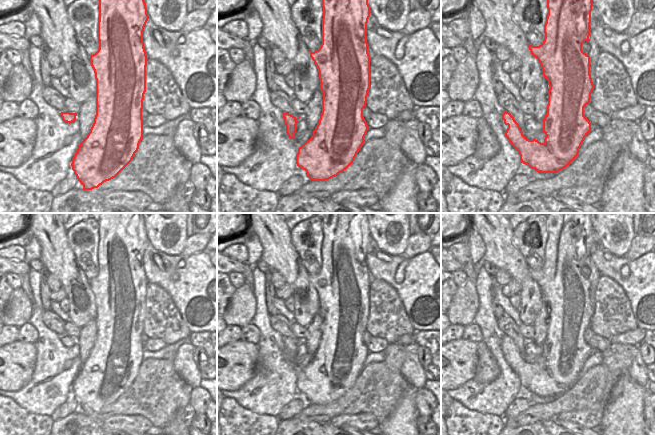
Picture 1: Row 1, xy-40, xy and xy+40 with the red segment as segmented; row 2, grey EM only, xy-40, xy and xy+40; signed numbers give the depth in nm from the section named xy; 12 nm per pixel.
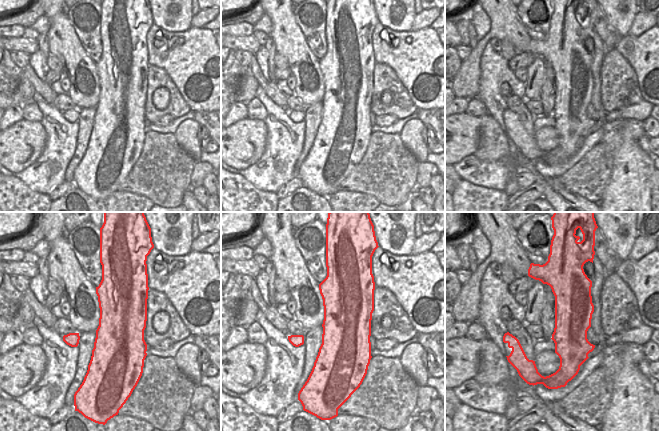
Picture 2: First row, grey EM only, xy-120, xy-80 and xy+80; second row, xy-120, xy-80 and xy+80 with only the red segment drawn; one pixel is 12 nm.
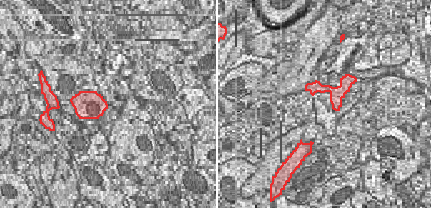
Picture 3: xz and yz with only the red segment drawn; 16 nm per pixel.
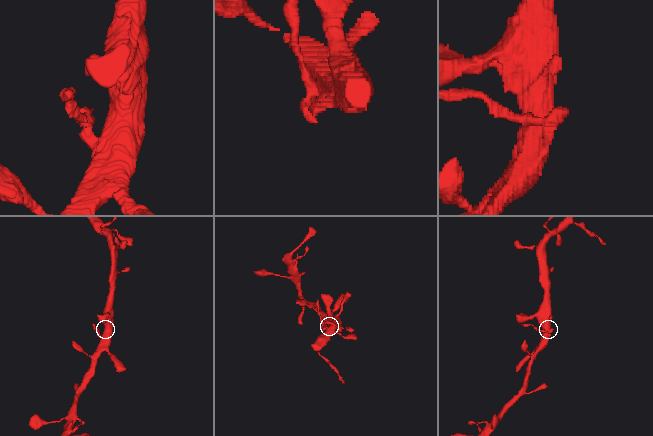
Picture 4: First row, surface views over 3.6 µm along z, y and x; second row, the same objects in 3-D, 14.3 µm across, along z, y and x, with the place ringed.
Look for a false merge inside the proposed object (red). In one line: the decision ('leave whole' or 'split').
split

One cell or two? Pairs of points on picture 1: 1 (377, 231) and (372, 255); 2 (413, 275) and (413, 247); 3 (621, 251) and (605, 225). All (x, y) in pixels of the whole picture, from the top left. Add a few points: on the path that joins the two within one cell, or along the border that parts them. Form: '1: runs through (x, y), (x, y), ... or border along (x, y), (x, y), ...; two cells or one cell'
1: border along (371, 236), (379, 248), (395, 255); two cells
2: border along (429, 250), (412, 257), (402, 255); two cells
3: runs through (615, 245), (611, 240), (609, 231); one cell

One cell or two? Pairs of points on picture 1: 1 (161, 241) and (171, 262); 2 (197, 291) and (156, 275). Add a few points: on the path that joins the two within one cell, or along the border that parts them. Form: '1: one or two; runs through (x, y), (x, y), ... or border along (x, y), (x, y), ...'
1: two; border along (149, 242), (156, 249), (169, 255), (180, 255)
2: one; runs through (187, 291), (175, 289), (166, 282)

